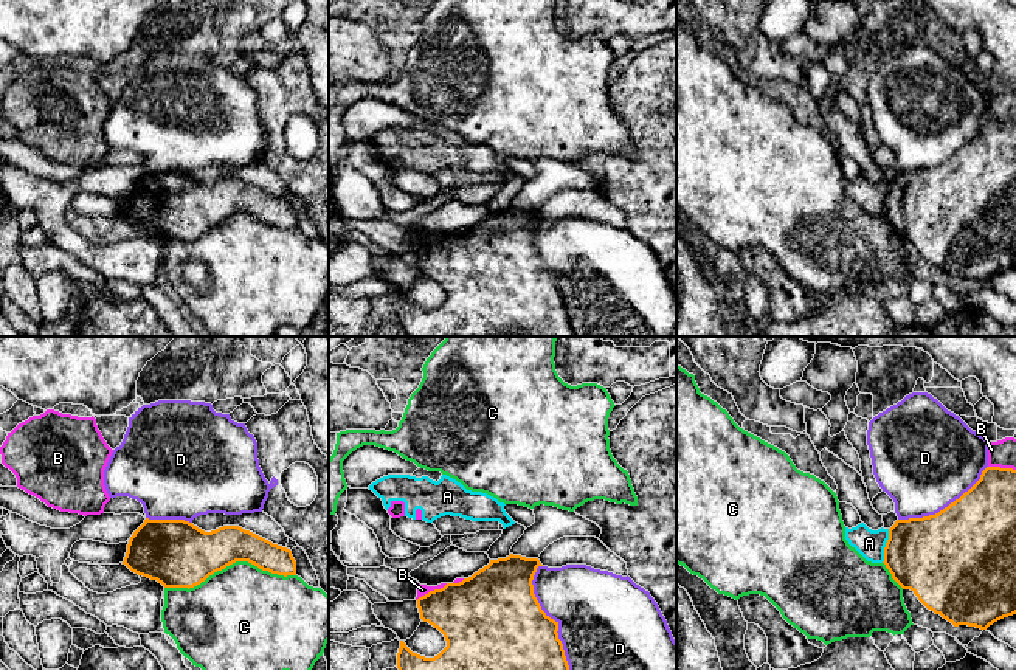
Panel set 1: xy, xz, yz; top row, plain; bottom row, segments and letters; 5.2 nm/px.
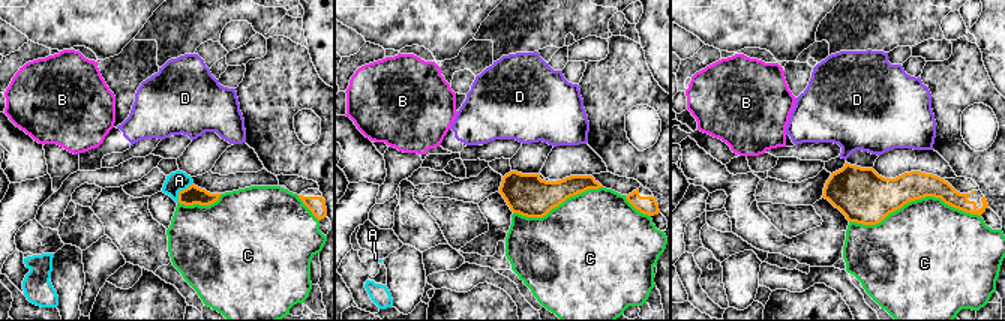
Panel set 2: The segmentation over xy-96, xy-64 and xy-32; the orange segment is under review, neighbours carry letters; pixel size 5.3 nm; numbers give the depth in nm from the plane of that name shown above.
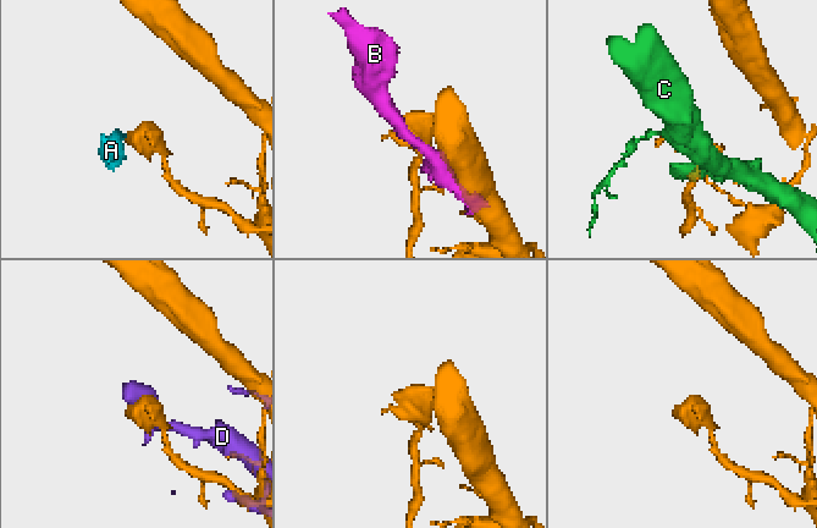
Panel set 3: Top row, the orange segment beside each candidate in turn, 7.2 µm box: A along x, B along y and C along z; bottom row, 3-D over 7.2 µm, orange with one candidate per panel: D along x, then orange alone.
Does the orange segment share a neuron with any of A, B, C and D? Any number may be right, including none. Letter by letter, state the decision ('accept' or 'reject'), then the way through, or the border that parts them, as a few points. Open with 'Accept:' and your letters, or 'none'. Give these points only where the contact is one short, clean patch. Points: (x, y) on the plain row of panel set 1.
Accept: none
A: reject; border yz (889, 182), (881, 214)
B: reject
C: reject
D: reject

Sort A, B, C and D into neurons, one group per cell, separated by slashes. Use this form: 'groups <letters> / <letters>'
groups A B / C / D

